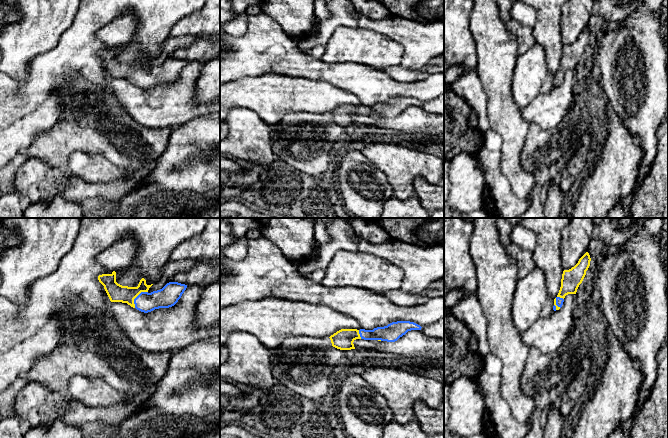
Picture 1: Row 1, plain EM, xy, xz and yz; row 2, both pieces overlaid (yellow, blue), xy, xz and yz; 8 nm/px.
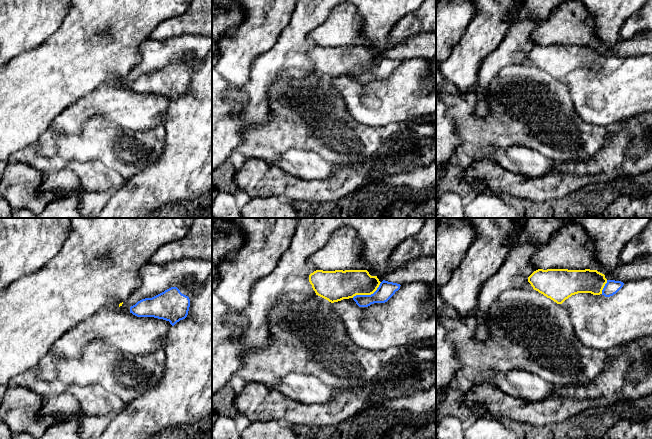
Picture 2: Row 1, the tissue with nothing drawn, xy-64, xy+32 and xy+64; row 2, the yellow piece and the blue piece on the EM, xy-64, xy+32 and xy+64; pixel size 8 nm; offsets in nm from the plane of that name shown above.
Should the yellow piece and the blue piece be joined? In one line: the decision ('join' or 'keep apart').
join

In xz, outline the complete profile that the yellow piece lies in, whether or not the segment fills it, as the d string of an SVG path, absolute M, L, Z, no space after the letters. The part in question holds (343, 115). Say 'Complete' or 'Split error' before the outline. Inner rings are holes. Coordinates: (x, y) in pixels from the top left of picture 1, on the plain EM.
Split error. M397 97L373 106L341 105L329 114L333 123L340 126L351 126L355 125L353 118L356 115L395 118L408 107L421 106L421 104L420 101L414 98Z

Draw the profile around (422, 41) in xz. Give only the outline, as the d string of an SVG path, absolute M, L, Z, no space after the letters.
M358 14L357 27L376 31L401 44L404 53L400 66L411 71L422 69L431 59L444 53L444 22L441 20L412 21L391 15L381 20L373 20Z

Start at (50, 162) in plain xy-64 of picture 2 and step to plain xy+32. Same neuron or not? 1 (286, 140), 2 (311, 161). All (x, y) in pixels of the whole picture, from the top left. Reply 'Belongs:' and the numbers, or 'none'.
Belongs: 1

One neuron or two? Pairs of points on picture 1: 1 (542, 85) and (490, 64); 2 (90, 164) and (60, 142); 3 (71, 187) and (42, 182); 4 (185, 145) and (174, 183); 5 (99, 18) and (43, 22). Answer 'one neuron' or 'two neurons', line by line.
1: two neurons
2: two neurons
3: one neuron
4: one neuron
5: two neurons

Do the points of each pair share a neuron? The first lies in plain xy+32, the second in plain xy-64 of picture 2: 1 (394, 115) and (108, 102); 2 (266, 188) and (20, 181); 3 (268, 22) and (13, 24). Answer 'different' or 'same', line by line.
1: same
2: same
3: same

